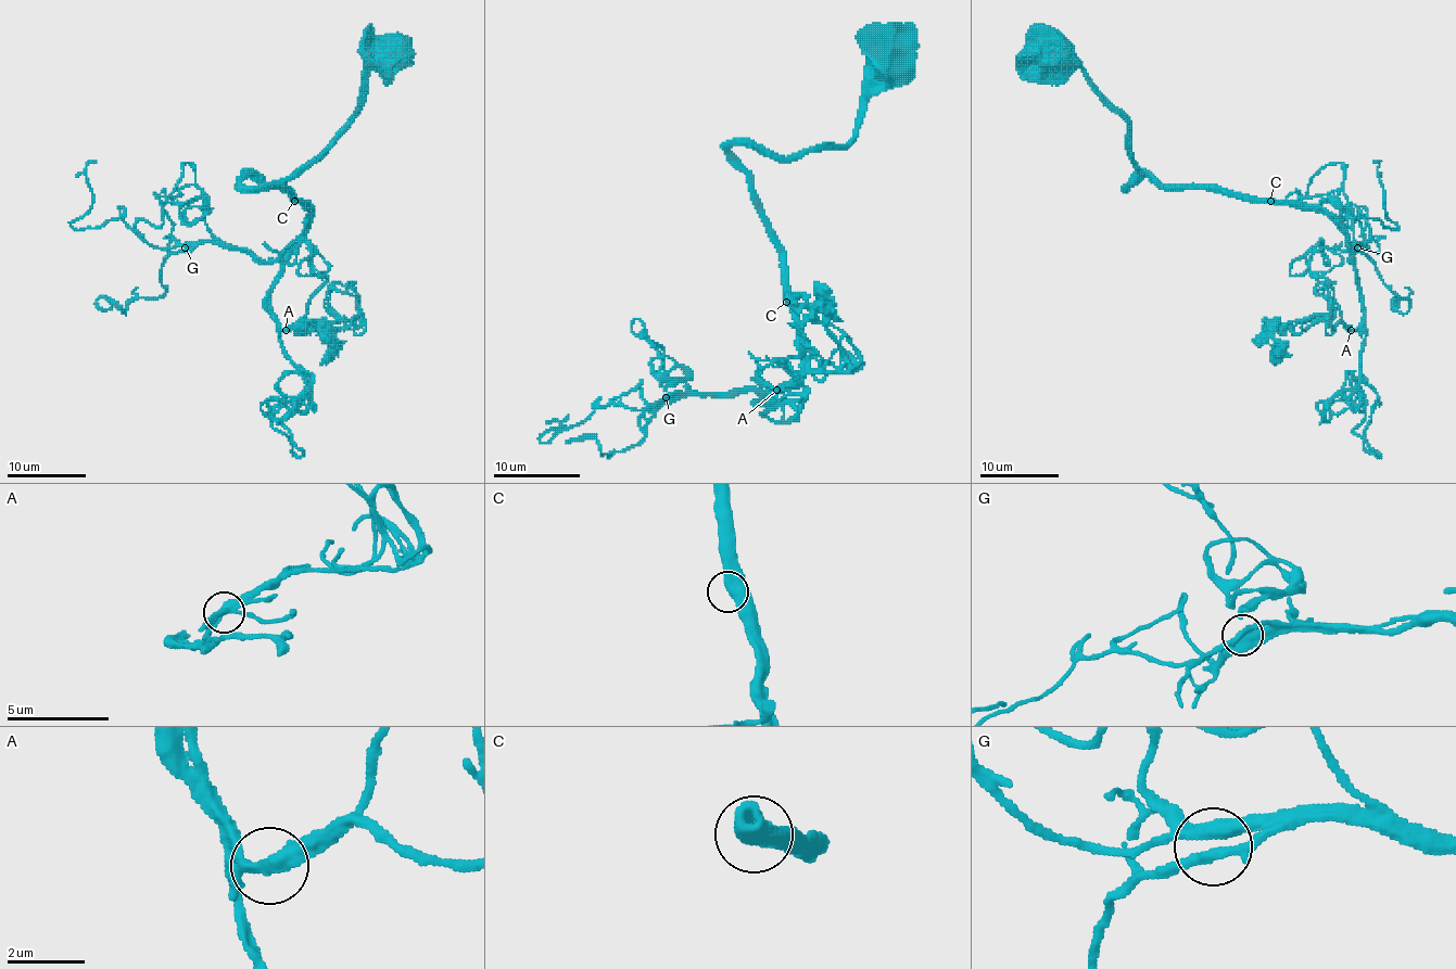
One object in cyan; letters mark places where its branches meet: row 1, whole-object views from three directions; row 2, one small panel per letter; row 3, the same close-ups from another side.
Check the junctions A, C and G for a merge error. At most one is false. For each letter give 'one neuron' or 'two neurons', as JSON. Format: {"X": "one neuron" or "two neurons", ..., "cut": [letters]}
{"A": "one neuron", "C": "one neuron", "G": "one neuron", "cut": []}

